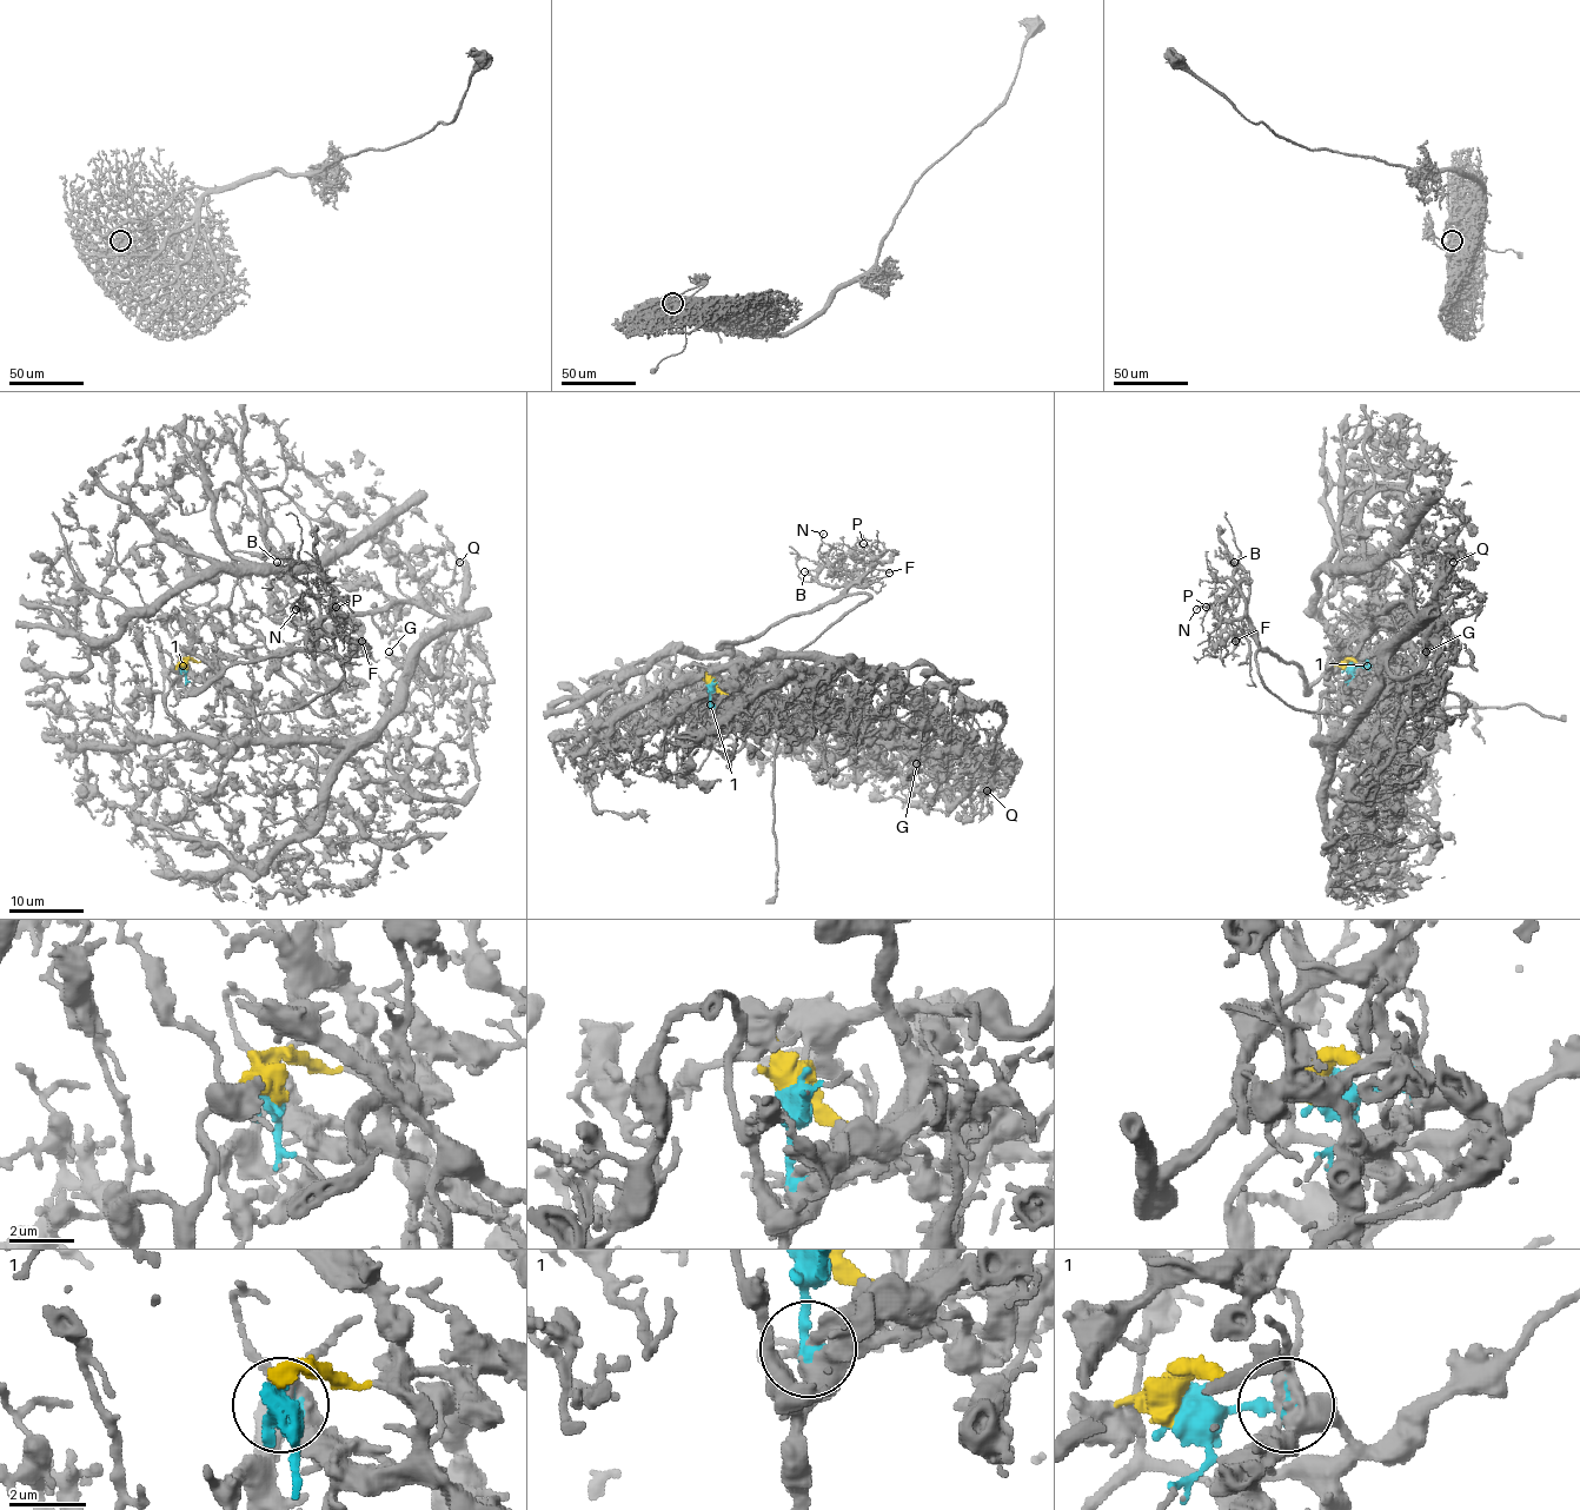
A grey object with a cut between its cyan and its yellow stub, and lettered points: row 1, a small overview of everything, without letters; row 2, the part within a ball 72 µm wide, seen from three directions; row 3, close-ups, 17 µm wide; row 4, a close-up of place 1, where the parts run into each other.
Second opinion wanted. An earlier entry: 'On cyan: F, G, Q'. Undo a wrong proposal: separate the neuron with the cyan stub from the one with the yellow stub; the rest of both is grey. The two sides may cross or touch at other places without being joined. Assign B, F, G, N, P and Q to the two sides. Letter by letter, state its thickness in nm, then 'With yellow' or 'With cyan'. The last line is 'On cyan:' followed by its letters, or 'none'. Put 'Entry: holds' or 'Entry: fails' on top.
Entry: fails
B: Thickness 170 nm. With yellow
F: Thickness 150 nm. With yellow
G: Thickness 130 nm. With cyan
N: Thickness 110 nm. With yellow
P: Thickness 120 nm. With yellow
Q: Thickness 240 nm. With cyan
On cyan: G, Q

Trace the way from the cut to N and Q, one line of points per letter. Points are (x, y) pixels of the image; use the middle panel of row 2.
N: (710, 682), (728, 694), (737, 684), (732, 647), (791, 616), (820, 610), (854, 581), (817, 552), (823, 534)
Q: (710, 684), (709, 716), (694, 663), (854, 660), (882, 669), (990, 774), (987, 792)

